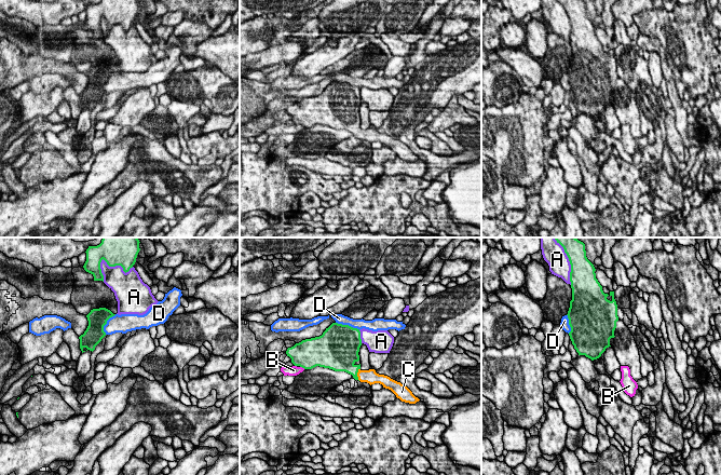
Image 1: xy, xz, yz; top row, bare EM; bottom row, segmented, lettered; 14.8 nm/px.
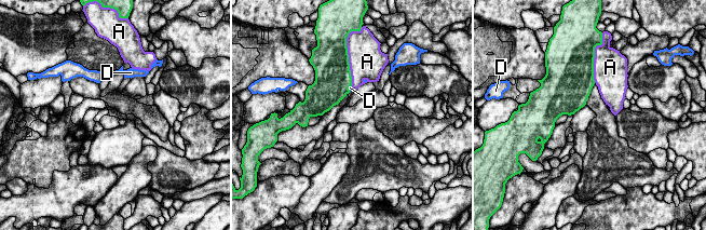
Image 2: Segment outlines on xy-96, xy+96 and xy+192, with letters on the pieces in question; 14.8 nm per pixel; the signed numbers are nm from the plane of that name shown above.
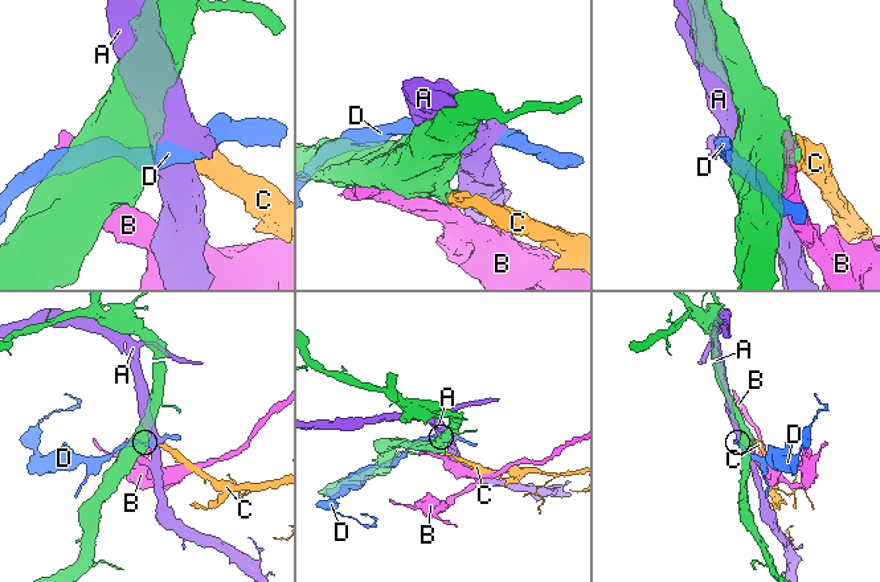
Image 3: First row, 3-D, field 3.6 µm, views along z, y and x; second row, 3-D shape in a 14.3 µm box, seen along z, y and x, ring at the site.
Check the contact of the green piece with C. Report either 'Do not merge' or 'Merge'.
Merge

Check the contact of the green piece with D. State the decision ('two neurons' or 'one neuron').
two neurons

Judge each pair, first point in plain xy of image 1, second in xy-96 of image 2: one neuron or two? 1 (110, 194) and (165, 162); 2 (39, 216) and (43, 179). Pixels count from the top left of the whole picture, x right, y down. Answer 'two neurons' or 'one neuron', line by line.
1: one neuron
2: two neurons

